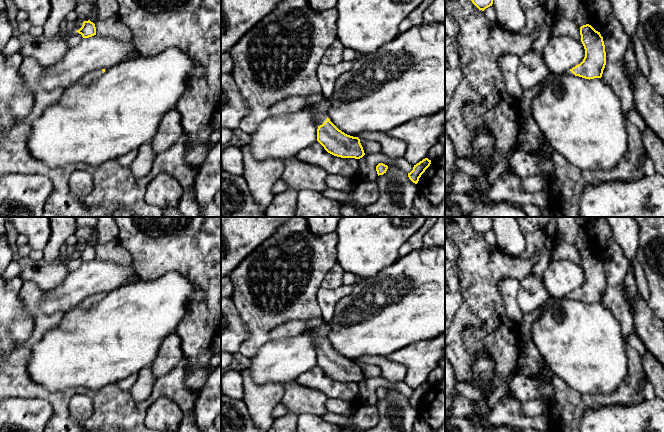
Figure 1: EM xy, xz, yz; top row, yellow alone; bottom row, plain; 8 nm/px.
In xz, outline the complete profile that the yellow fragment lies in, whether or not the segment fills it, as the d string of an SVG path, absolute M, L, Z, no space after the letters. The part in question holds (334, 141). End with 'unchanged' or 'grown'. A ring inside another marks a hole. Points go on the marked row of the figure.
M316 114L318 124L317 141L324 149L341 158L362 158L365 153L358 137L339 130L327 116Z; grown

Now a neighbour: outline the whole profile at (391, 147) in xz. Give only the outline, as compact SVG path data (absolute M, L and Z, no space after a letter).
M363 132L359 139L377 141L381 146L381 153L388 158L405 158L407 145L400 139L392 138L384 132Z

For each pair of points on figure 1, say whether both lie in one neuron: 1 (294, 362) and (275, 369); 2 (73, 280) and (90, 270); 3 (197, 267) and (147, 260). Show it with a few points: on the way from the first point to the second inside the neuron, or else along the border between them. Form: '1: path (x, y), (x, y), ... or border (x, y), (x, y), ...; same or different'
1: path (289, 362), (282, 362), (280, 364); same
2: path (77, 280), (80, 280), (86, 274); same
3: path (185, 260), (159, 260); same

